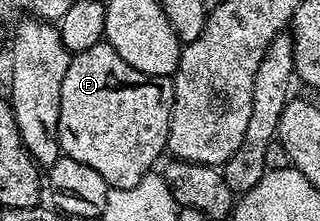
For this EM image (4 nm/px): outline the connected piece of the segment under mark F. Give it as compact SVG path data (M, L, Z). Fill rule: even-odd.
M101 40L94 48L86 48L86 52L72 55L70 68L66 68L66 80L62 80L62 100L58 112L58 140L61 151L67 157L78 160L78 164L86 164L86 168L94 168L102 180L113 190L129 190L134 188L147 174L153 173L160 153L165 153L168 145L168 129L174 104L174 88L171 77L150 76L146 72L138 72L138 68L130 68L118 52Z

